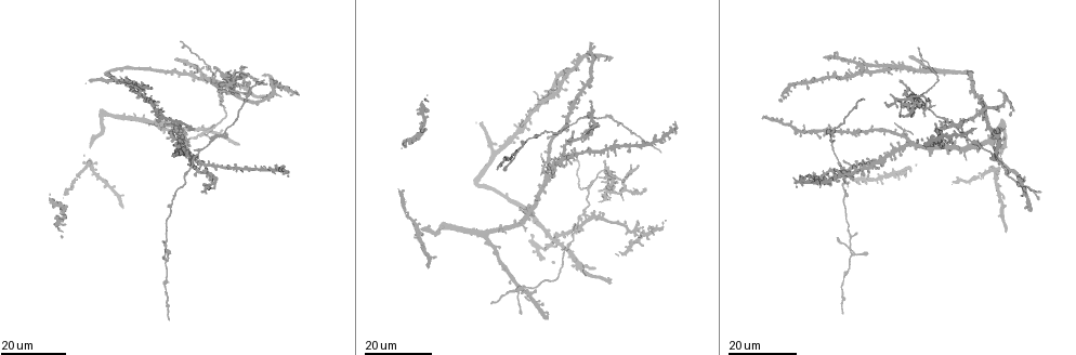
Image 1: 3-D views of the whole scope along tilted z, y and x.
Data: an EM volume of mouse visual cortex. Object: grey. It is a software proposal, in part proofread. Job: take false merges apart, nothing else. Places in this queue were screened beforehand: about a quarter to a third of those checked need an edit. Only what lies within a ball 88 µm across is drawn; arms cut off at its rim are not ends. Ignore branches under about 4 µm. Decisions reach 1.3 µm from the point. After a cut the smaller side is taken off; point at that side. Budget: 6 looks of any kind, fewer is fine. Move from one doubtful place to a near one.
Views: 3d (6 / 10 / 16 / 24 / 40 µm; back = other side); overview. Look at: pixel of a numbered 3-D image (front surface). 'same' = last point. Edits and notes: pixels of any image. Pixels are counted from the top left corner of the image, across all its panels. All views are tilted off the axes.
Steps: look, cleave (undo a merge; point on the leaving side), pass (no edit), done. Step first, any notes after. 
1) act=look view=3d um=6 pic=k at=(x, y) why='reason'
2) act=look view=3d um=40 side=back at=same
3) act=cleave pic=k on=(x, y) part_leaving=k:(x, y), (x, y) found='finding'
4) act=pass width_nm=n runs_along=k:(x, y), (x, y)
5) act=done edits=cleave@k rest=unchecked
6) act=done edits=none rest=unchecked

act=look view=3d um=16 pic=1 at=(519, 293) why='arms part here'

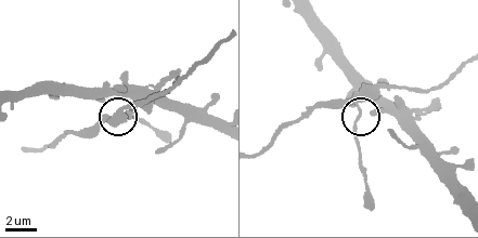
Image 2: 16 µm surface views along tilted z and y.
act=look view=3d um=6 pic=2 at=(356, 103) why='closer look'

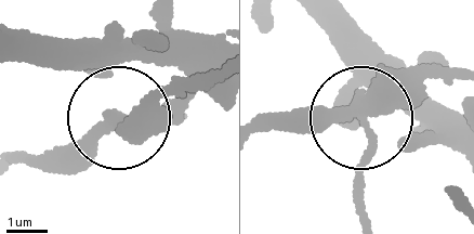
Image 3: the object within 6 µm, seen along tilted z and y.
act=cleave pic=3 on=(358, 171) width_nm=290 part_leaving=3:(368, 106), (366, 220) found='two cells meet here'

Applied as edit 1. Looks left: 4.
act=look view=3d um=24 pic=1 at=(213, 78) why='small branch off a trunk'

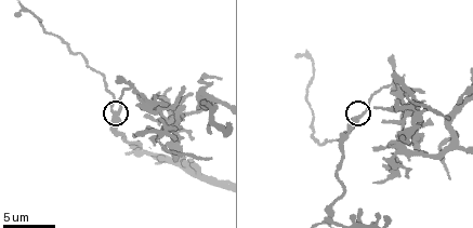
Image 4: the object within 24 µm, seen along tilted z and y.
act=look view=3d um=6 pic=4 at=(354, 118)

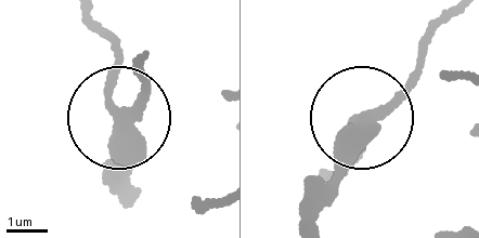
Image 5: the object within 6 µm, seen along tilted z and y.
act=pass found='all the same cell'

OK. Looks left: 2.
act=look view=3d um=16 pic=1 at=(851, 254) why='looks like a crossing'

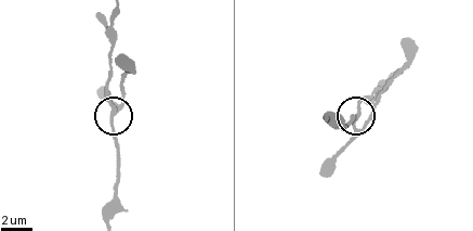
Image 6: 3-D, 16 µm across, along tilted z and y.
act=look view=3d um=6 pic=6 at=(111, 114)

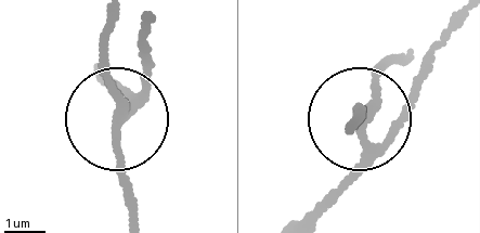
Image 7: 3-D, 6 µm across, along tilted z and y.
act=pass width_nm=210 runs_along=7:(115, 16), (105, 85), (115, 115), (153, 62) found='all the same cell'

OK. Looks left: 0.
act=done edits=cleave@3 rest=unchecked

